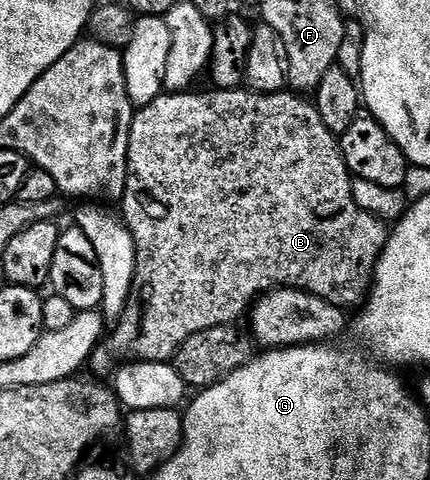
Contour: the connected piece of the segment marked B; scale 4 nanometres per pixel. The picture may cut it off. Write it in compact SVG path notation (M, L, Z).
M248 88L239 89L219 89L208 91L209 93L193 93L194 91L182 91L179 93L162 92L160 97L156 97L150 105L142 105L133 114L131 131L129 132L129 170L125 180L125 195L119 202L120 212L123 214L124 222L131 235L134 237L135 251L137 252L137 262L135 263L134 281L130 289L129 298L126 301L125 309L121 316L115 321L111 332L97 346L91 358L91 369L94 369L96 376L101 379L108 378L122 363L133 361L167 361L172 362L173 356L191 339L191 335L199 335L199 331L207 331L207 327L219 327L220 325L231 325L241 320L253 308L253 302L261 296L262 293L268 293L270 289L302 289L308 293L314 293L319 299L327 299L332 305L350 307L349 305L360 306L368 298L369 286L373 275L373 268L377 266L377 261L381 257L381 252L385 250L385 244L389 241L390 230L386 222L375 219L375 215L367 215L359 203L355 203L353 194L353 182L355 180L352 173L349 172L347 163L341 154L340 140L331 131L327 131L323 119L319 119L319 111L312 100L304 101L304 96L298 95L293 91L282 91L280 93L254 93Z

